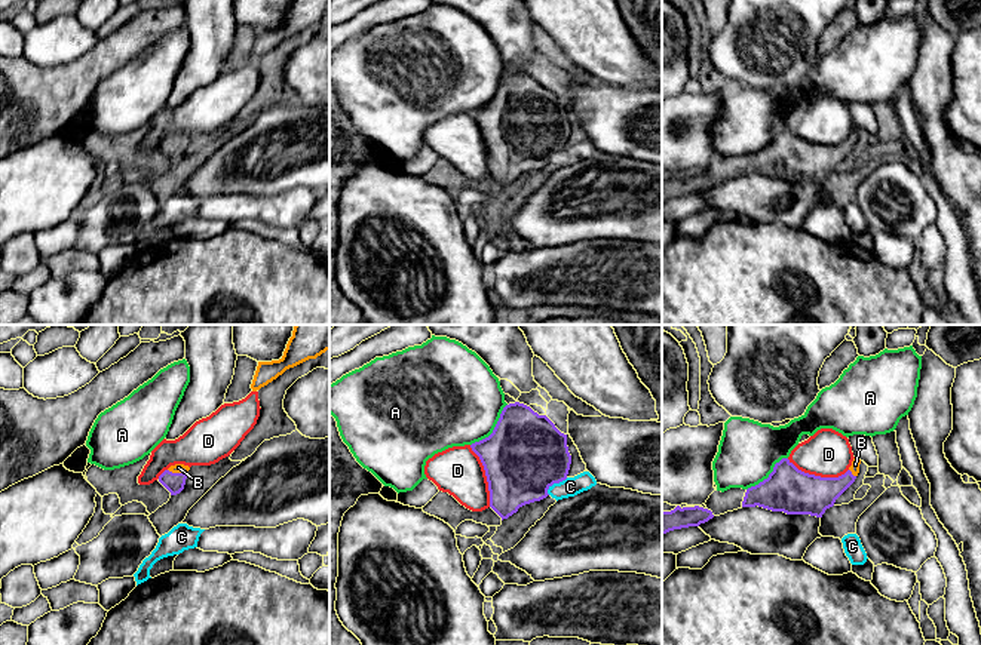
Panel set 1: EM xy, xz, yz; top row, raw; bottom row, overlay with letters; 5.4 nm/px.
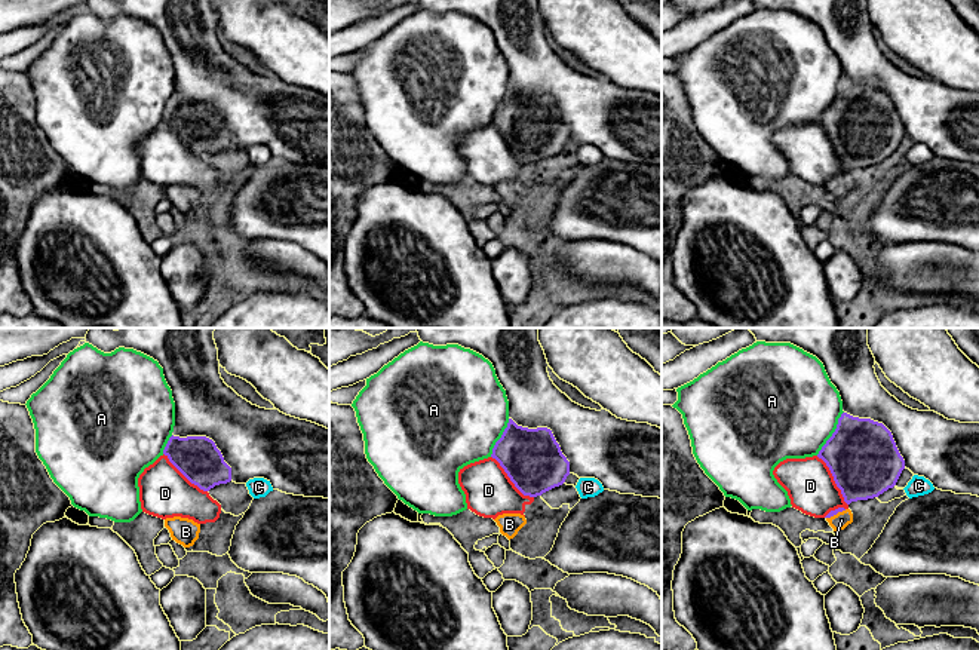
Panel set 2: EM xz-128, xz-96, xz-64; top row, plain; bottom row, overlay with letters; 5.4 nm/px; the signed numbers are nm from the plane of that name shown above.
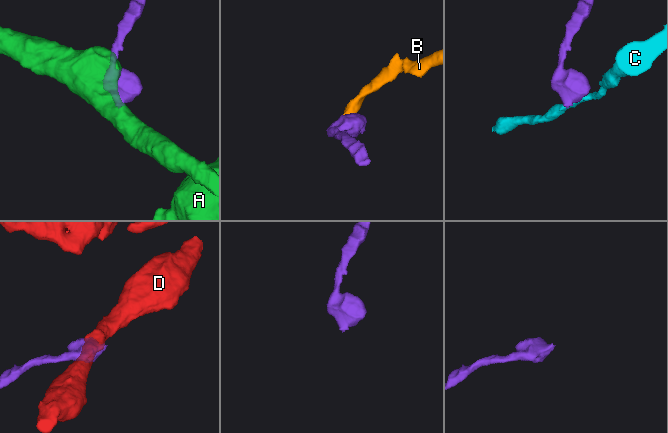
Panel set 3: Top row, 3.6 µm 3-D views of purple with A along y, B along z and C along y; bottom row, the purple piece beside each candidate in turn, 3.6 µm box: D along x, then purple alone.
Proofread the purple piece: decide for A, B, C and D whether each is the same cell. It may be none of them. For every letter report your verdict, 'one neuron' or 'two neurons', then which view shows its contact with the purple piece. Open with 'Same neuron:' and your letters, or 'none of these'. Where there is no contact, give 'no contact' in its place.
Same neuron: B
A: two neurons | xz
B: one neuron | xy
C: two neurons | xz
D: two neurons | yz

